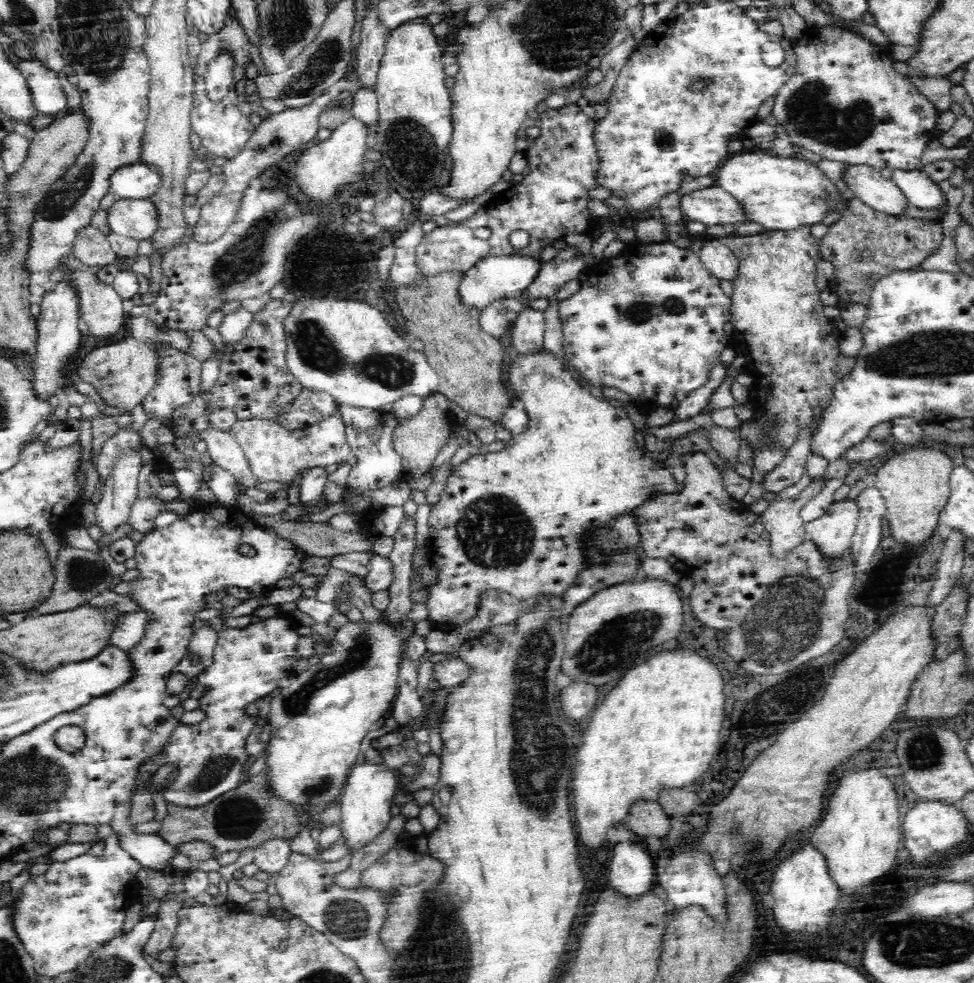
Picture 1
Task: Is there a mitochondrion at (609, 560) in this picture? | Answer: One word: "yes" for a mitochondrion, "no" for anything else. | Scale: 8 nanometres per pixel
yes

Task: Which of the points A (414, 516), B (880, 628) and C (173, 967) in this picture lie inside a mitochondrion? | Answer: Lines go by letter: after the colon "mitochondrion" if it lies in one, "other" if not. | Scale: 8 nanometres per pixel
A: other
B: other
C: other

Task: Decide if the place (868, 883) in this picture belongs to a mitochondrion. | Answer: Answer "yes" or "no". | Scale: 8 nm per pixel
no

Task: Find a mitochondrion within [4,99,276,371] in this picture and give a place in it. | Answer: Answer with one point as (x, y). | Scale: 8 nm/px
(64, 198)

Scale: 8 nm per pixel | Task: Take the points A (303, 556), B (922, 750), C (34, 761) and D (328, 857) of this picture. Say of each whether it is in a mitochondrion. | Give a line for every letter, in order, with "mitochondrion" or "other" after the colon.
A: other
B: mitochondrion
C: mitochondrion
D: other

